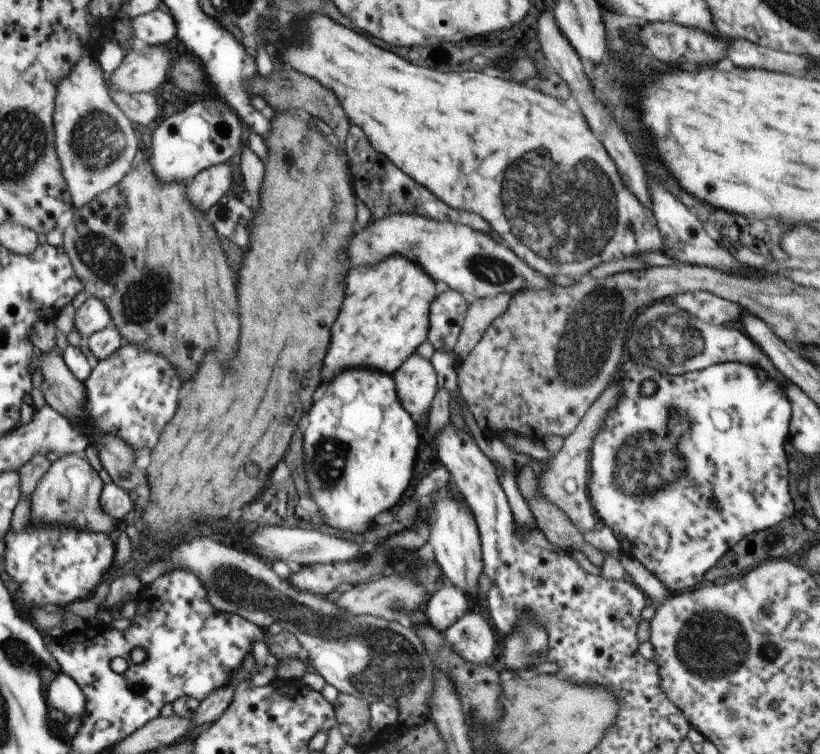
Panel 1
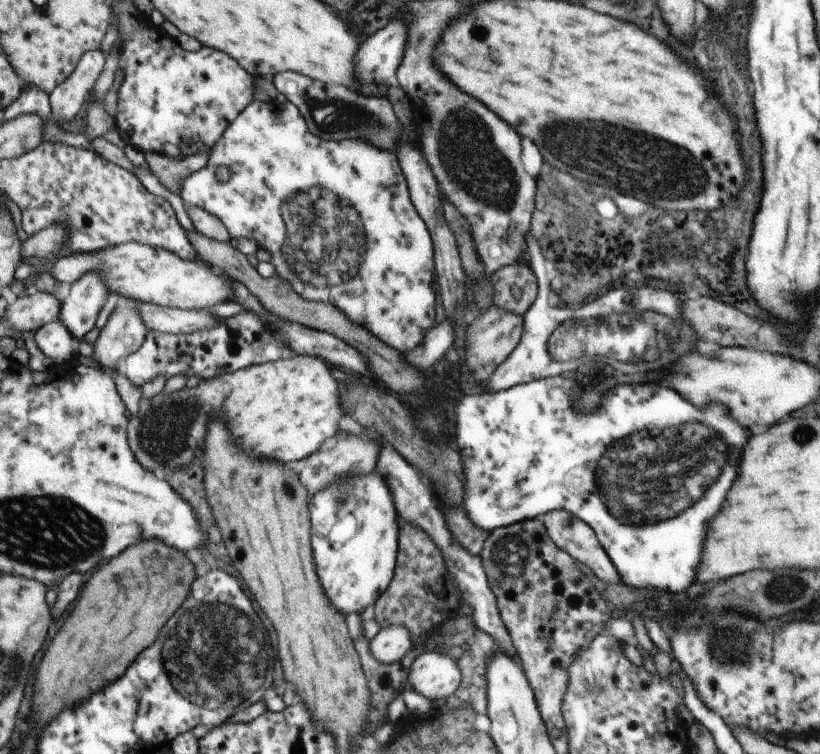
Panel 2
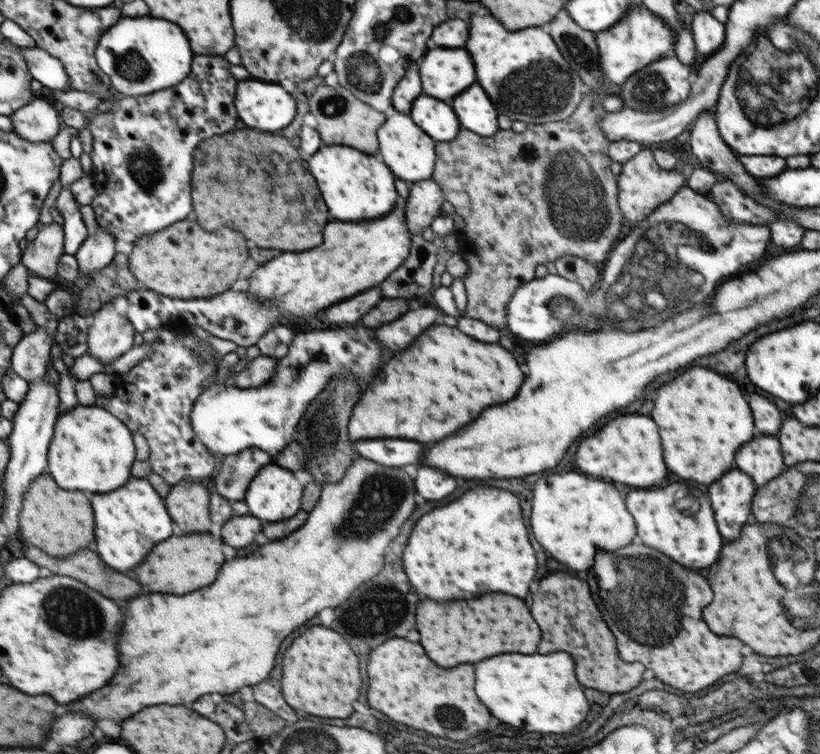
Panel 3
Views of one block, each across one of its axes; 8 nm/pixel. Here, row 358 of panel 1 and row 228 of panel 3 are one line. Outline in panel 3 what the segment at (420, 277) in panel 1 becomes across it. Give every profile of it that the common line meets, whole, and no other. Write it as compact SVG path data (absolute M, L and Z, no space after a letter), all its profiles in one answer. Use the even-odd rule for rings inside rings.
M403 198L388 214L379 219L359 222L330 222L324 230L324 242L306 252L286 252L252 272L247 292L265 304L277 306L280 316L288 312L300 322L317 325L316 316L325 308L344 301L344 298L378 286L391 272L396 271L408 256L412 234L408 232Z

